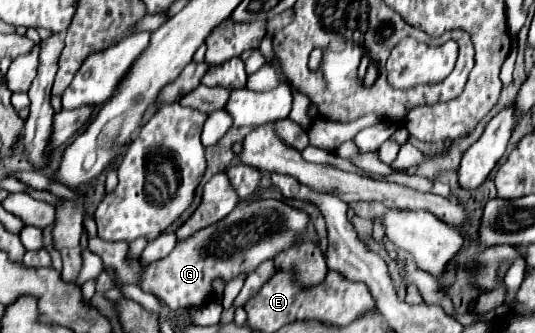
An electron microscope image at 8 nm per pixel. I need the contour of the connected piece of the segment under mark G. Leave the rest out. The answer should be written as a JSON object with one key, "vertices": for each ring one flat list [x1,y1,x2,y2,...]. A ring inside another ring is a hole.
{"vertices":[[256,199,238,203,222,221,178,241,164,259,148,265,142,263,142,257,130,257,130,245,126,241,102,241,100,237,90,237,88,249,100,255,104,265,114,271,114,281,118,285,138,285,144,293,164,301,170,309,198,309,212,299,212,283,216,279,222,279,226,285,240,273,250,275,260,263,294,247,306,233,308,223,310,215,302,209,290,207,278,199]]}

